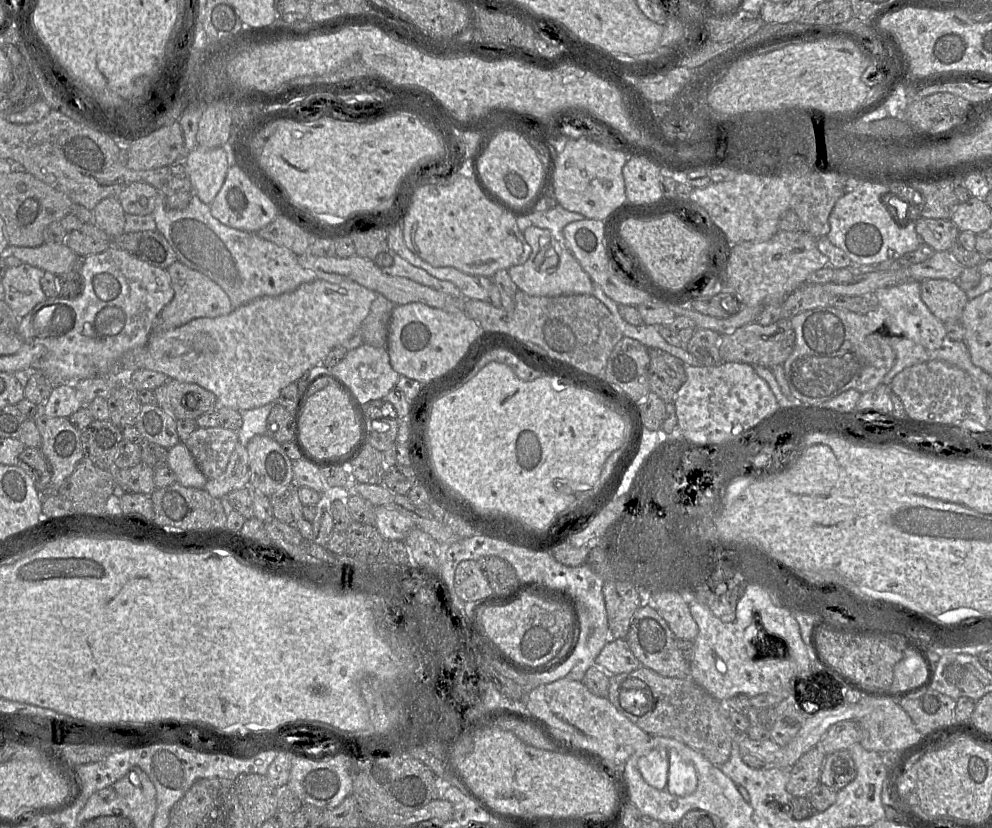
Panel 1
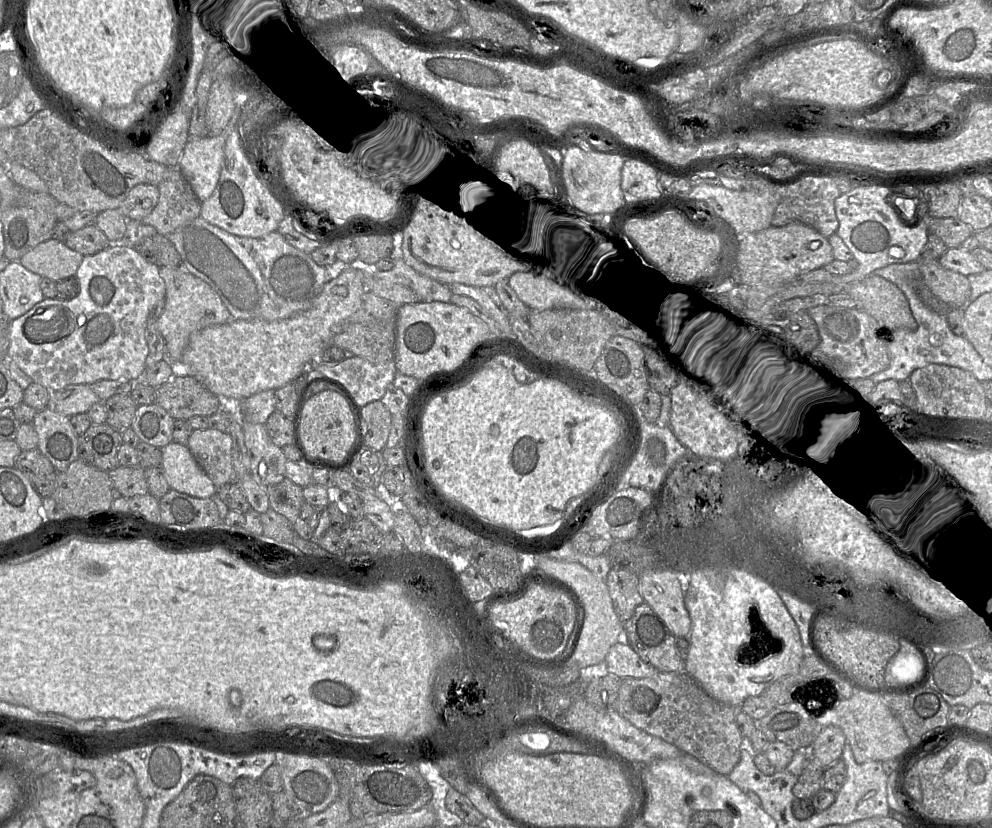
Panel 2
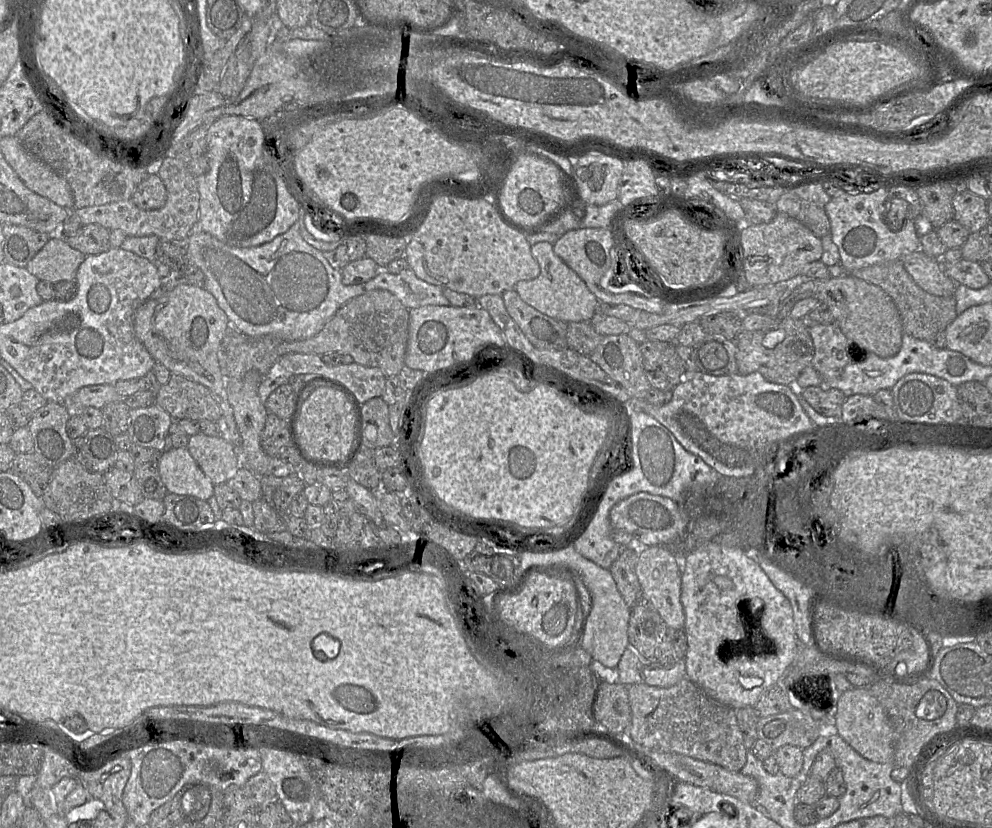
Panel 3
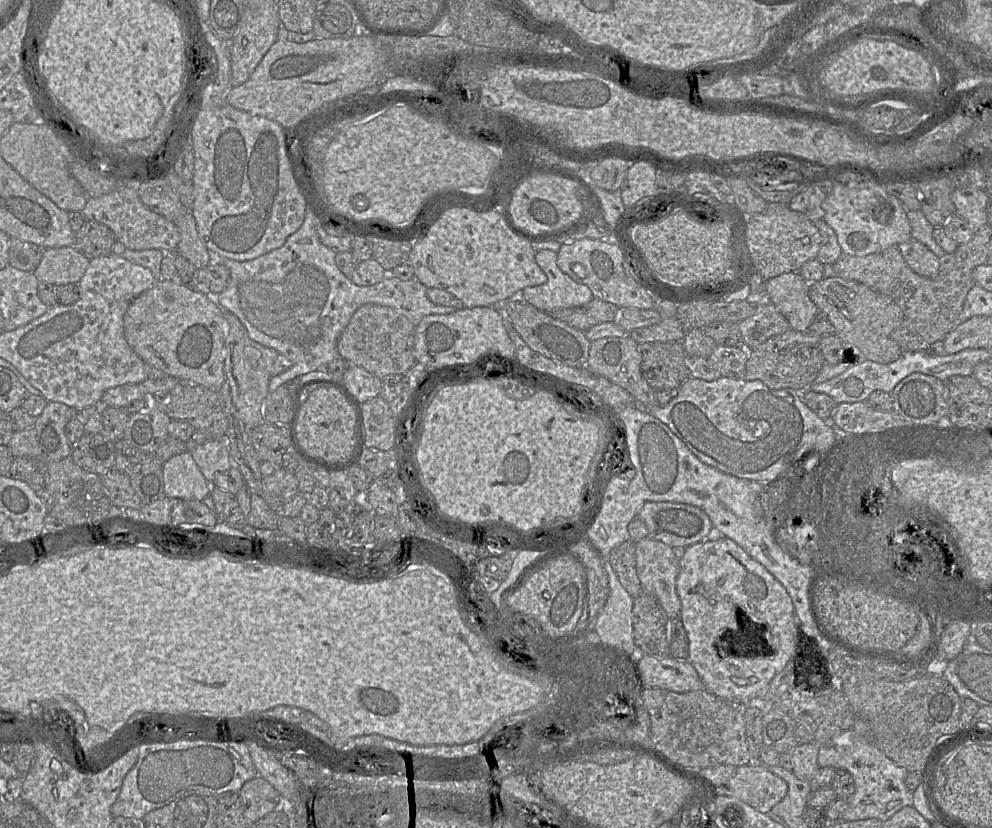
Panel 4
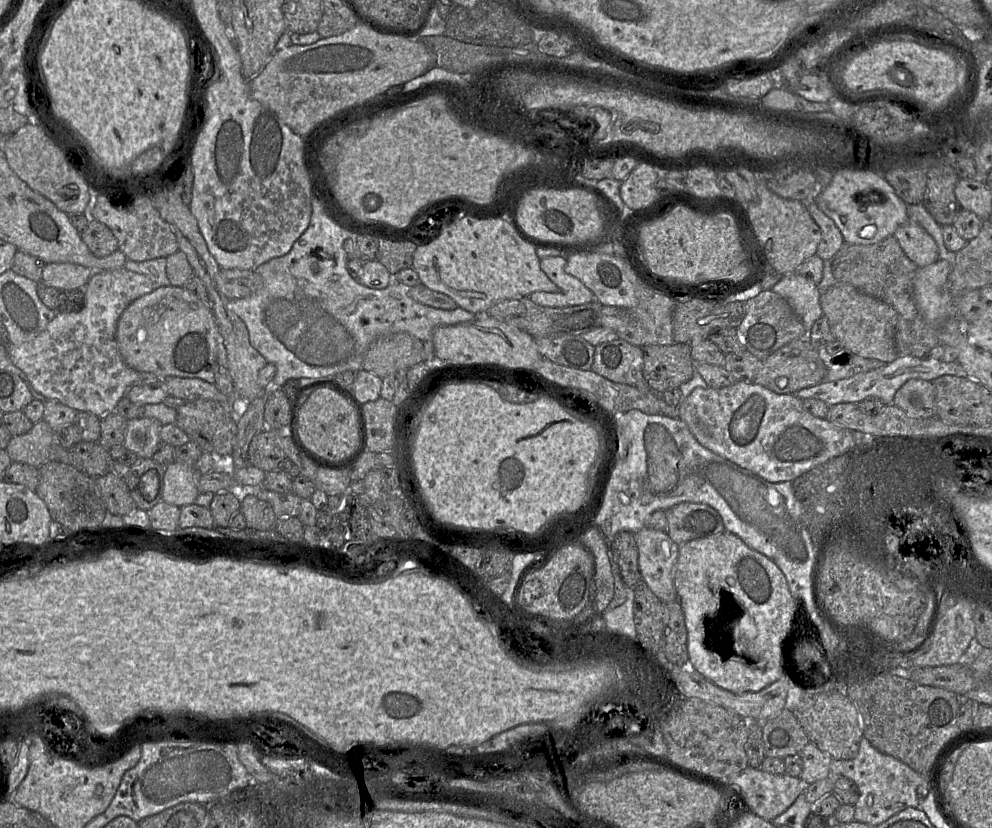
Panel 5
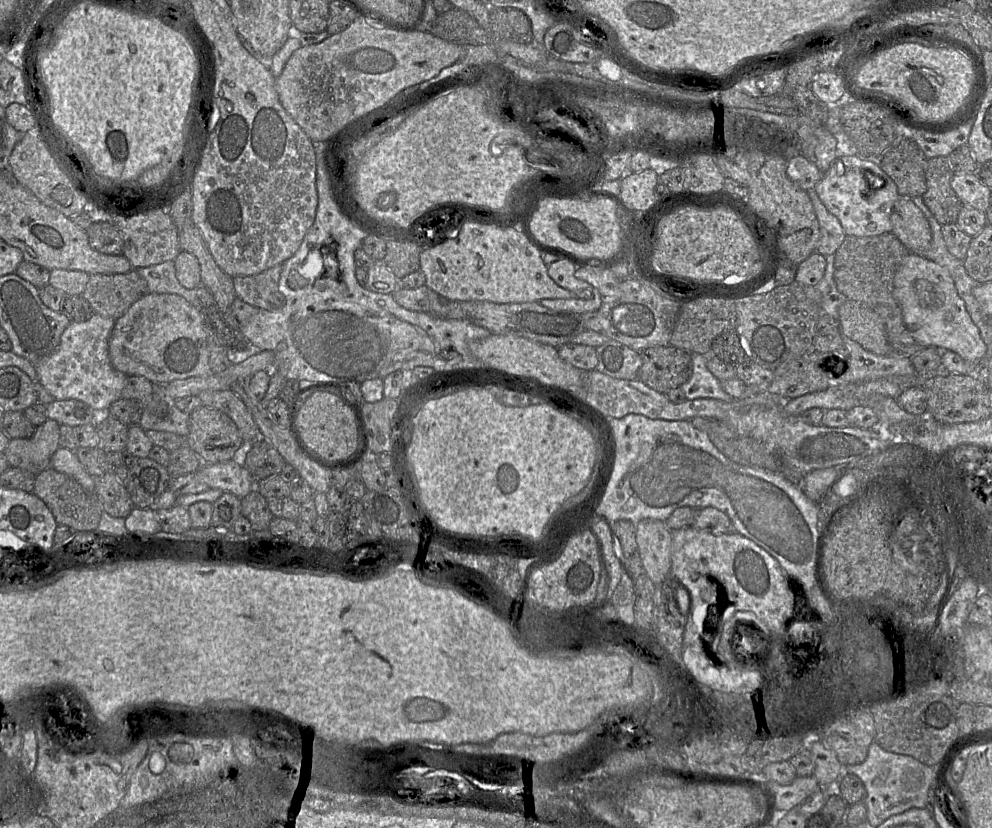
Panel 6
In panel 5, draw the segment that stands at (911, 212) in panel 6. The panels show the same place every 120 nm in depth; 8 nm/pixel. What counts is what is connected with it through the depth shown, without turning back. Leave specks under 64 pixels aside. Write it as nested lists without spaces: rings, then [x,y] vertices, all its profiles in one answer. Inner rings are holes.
[[[908,219],[896,229],[893,236],[918,268],[928,266],[939,259],[935,240],[915,221]]]

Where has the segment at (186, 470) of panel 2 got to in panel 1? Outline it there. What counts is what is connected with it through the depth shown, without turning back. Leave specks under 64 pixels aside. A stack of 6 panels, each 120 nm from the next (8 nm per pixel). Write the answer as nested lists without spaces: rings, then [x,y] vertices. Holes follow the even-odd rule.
[[[183,442],[168,449],[167,466],[175,473],[176,482],[179,484],[189,488],[204,489],[208,479]]]

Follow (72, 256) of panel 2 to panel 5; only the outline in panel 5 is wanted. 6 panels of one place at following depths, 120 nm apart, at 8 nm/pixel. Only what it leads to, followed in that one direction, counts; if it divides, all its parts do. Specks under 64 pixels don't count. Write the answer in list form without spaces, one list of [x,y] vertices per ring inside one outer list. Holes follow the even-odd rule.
[[[74,263],[46,264],[41,282],[58,290],[84,289],[93,271]]]

